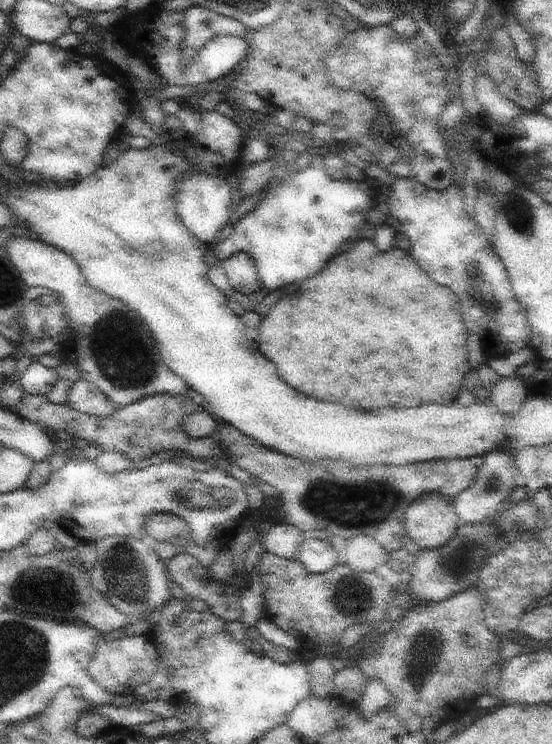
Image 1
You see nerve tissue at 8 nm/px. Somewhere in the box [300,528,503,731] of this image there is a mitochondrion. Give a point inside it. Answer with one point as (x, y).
(427, 649)

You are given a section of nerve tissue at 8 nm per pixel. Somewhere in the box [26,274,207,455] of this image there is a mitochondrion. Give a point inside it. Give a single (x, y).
(121, 354)

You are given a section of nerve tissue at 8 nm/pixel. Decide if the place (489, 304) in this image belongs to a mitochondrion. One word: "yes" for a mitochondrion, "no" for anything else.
yes

